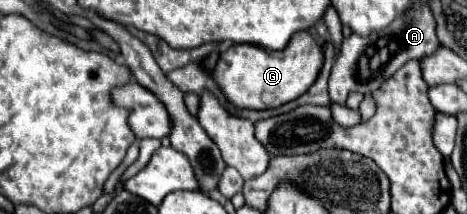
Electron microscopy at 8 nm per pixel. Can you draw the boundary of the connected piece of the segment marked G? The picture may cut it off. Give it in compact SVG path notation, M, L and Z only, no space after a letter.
M295 33L289 47L271 53L257 45L231 45L217 61L213 79L225 99L237 109L275 109L303 95L319 75L323 65L323 49L311 33Z

